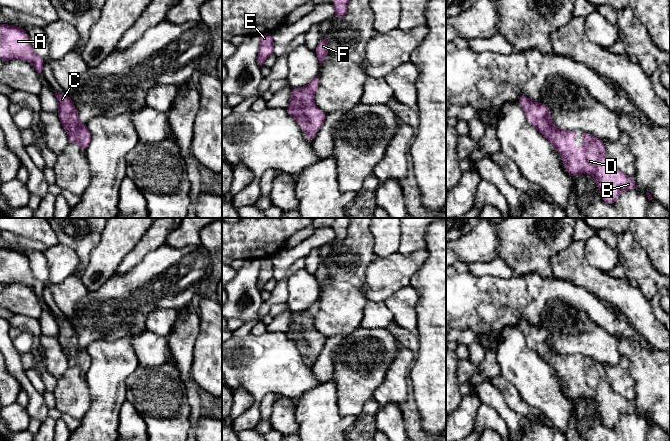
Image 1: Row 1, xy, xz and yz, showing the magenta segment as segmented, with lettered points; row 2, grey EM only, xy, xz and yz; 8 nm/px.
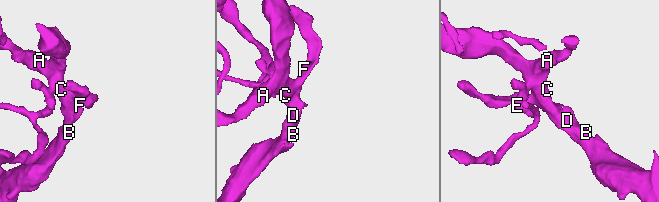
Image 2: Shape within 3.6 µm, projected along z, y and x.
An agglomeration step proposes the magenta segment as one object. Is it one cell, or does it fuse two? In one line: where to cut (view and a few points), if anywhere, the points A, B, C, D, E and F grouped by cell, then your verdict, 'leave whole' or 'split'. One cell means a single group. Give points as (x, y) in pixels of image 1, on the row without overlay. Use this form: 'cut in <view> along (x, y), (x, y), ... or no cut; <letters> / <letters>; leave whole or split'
no cut; A B C D E F; leave whole

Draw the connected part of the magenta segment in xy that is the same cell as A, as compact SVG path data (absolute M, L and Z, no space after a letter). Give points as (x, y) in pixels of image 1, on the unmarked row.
M0 247L0 283L23 283L33 289L38 299L43 297L44 284L34 277L27 256L15 249Z

